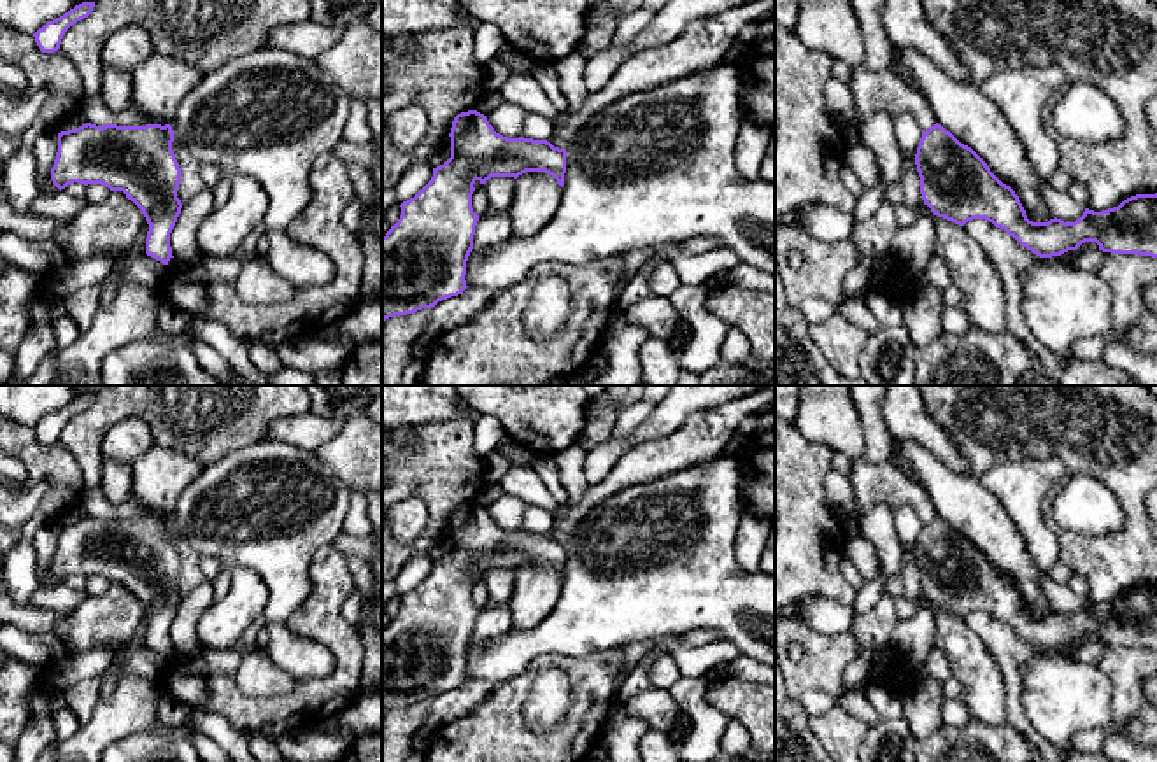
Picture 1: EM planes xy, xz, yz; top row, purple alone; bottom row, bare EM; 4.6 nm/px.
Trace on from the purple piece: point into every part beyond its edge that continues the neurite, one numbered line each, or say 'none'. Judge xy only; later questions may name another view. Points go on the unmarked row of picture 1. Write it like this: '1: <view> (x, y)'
none

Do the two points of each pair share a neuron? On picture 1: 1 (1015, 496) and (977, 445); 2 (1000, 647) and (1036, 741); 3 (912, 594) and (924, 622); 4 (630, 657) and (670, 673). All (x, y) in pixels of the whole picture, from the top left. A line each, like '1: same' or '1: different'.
1: different
2: same
3: same
4: different

